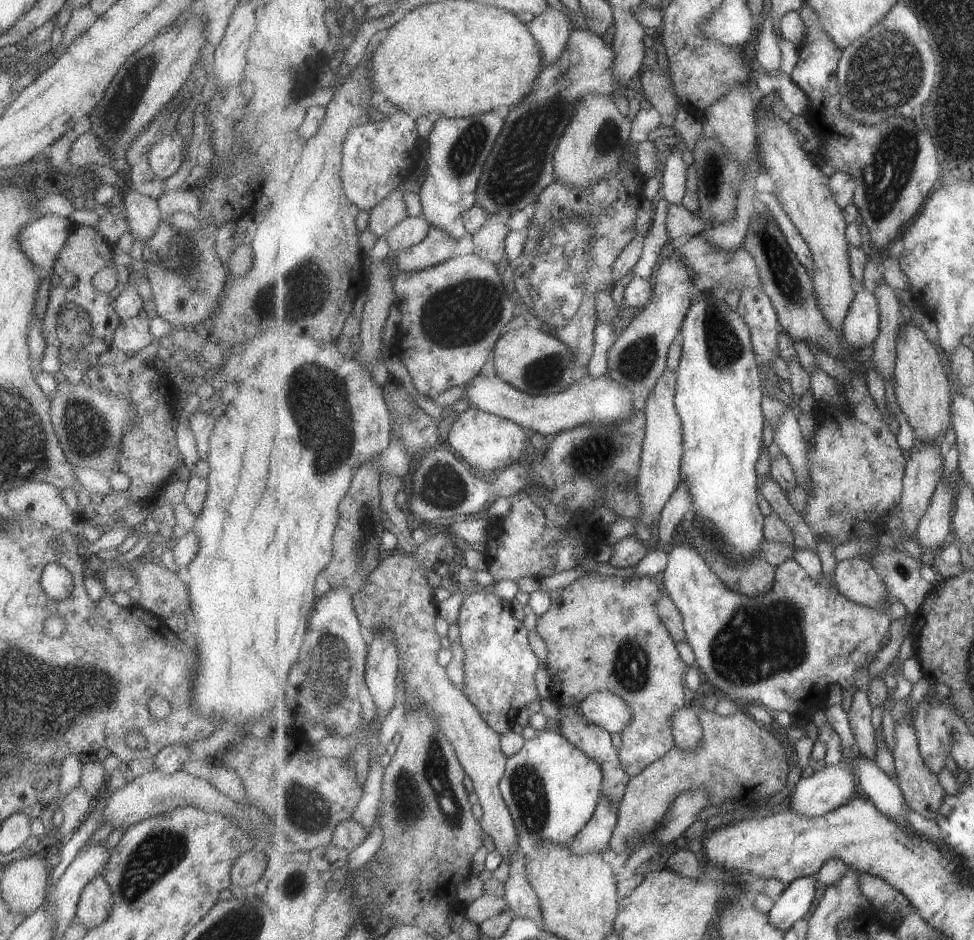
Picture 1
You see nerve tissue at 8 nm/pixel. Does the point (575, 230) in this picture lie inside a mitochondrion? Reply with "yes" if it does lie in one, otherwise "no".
yes

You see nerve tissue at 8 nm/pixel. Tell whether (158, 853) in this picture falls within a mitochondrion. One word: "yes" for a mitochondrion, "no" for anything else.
yes

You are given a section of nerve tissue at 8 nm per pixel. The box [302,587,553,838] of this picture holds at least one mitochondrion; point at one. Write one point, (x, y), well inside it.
(527, 785)

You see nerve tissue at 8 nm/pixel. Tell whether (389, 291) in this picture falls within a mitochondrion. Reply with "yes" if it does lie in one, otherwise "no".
no

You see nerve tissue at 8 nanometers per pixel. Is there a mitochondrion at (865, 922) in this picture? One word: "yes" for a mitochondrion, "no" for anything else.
no

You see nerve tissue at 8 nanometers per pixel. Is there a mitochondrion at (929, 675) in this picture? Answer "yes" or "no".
no

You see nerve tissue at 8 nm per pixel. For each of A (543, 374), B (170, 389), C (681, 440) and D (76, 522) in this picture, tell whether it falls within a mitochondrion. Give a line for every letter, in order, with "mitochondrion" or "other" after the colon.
A: mitochondrion
B: other
C: other
D: other

